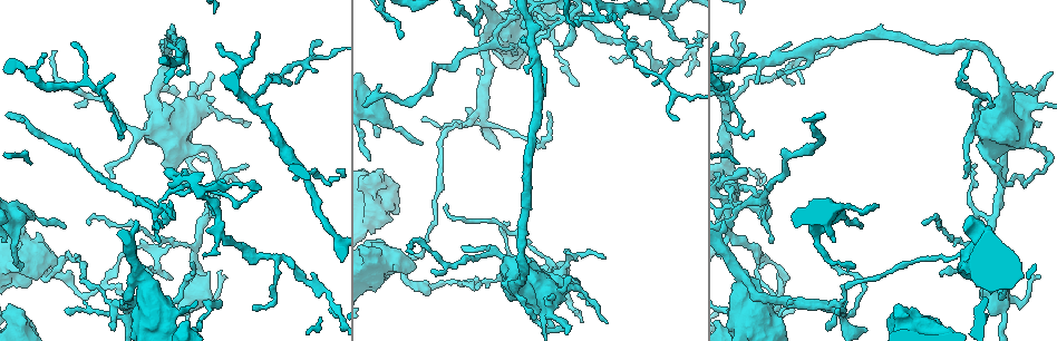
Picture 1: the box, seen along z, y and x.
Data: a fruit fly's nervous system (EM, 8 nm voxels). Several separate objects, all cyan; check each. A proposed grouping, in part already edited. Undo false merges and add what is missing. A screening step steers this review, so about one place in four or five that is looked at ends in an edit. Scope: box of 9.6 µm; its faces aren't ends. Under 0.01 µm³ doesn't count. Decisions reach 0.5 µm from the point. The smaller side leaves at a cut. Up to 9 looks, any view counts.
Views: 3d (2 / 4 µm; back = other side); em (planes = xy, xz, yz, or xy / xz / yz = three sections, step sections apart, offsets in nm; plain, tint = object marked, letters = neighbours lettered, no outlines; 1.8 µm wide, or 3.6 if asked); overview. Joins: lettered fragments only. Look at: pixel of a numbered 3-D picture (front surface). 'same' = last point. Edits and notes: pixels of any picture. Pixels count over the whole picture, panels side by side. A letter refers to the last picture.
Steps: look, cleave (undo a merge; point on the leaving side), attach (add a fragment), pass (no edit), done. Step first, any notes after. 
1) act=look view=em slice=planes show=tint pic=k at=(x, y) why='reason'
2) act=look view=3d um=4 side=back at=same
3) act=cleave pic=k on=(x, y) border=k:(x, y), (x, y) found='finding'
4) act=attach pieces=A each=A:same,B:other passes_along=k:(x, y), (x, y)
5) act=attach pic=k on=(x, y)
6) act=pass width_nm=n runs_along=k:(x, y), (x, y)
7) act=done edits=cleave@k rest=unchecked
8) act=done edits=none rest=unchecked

act=look view=3d um=4 pic=1 at=(402, 261) why='narrows sharply'

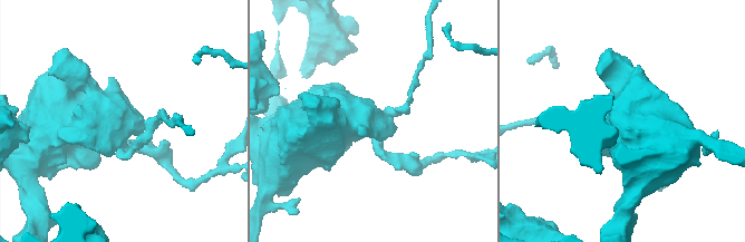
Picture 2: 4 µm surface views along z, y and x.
act=look view=em um=3.6 slice=planes show=tint pic=2 at=(373, 123) why='shape alone is not enough'

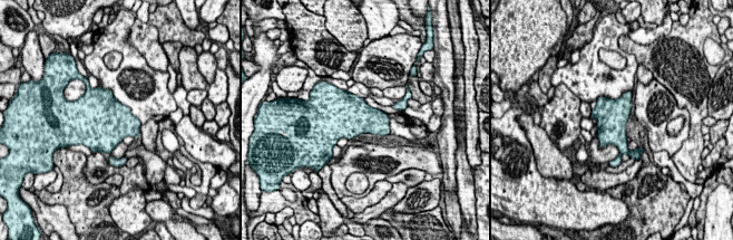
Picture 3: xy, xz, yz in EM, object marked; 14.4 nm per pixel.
act=look view=em um=3.6 slice=planes show=letters at=same why='what lies round it'

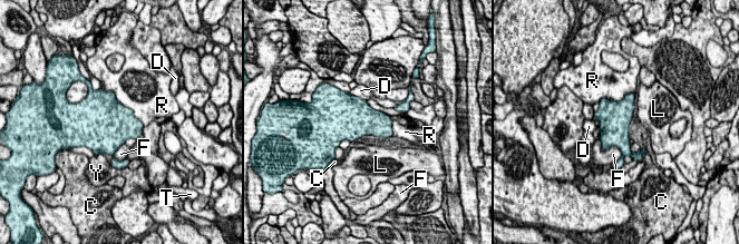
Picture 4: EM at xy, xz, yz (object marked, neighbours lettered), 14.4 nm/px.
act=pass longest_contact=R:800nm each=C:other,D:other,F:other,L:other,R:other,T:other,Y:other found='continuous, no second neuron'

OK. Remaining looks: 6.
act=look view=3d um=4 pic=1 at=(494, 27) why='thin arm on a thick one'

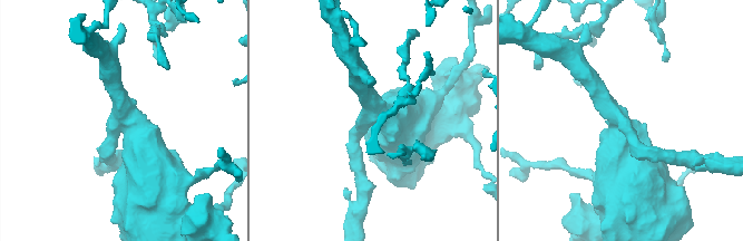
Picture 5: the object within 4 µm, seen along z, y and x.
act=look view=em um=3.6 slice=xz step=16 show=tint pic=5 at=(374, 117) arms=3 arm_widths_nm=240,280,700

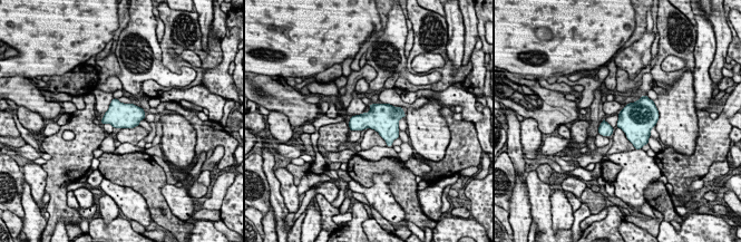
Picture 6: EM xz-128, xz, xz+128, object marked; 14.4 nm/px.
act=look view=em um=3.6 slice=planes show=letters at=same why='another direction'

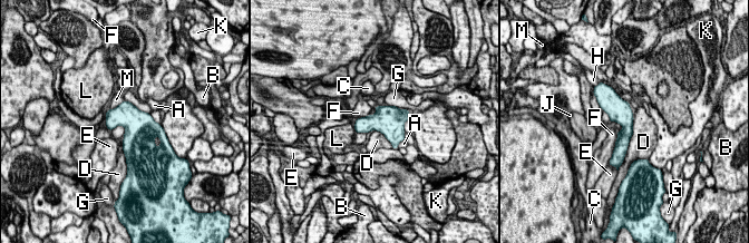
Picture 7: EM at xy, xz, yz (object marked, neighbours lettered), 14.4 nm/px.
act=pass width_nm=320 each=A:other,B:other,C:other,D:other,E:other,F:other,G:other,H:other,J:other,K:other,L:other,M:other found='continuous, no second neuron'

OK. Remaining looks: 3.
act=look view=em slice=planes show=letters pic=1 at=(511, 17)

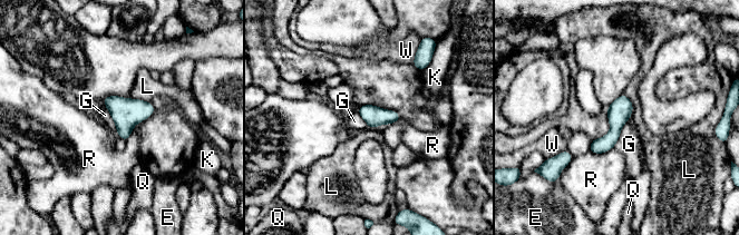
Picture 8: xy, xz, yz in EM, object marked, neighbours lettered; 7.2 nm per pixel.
act=pass longest_contact=G:280nm each=E:other,G:other,K:other,L:other,Q:other,R:other,W:other runs_along=8:(623, 98), (615, 131), (592, 149) found='all the same neuron'

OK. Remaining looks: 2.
act=done edits=none rest=unchecked

